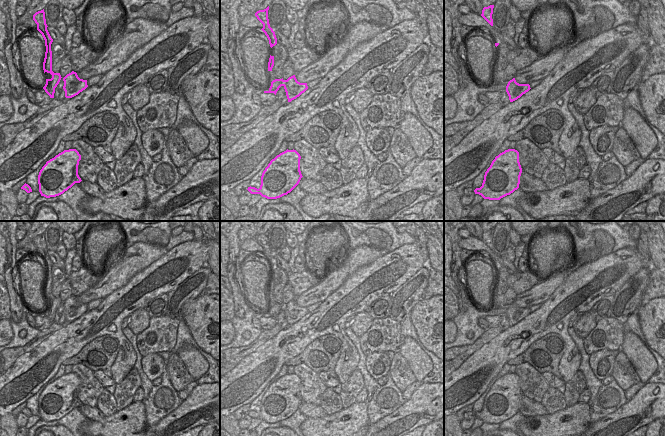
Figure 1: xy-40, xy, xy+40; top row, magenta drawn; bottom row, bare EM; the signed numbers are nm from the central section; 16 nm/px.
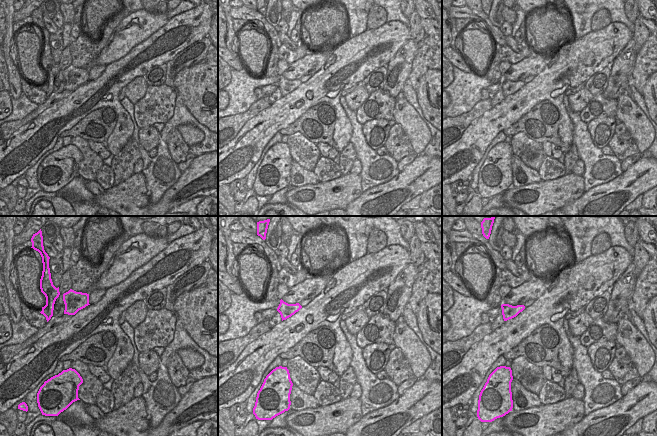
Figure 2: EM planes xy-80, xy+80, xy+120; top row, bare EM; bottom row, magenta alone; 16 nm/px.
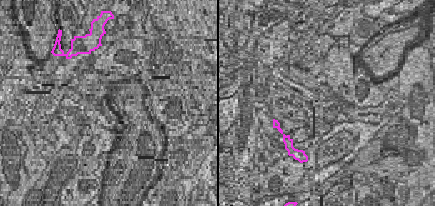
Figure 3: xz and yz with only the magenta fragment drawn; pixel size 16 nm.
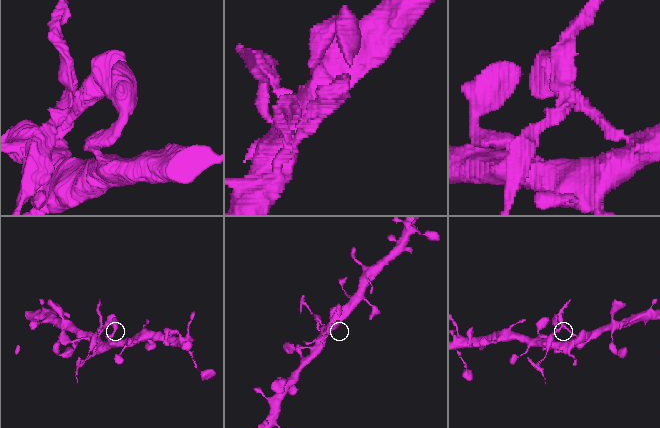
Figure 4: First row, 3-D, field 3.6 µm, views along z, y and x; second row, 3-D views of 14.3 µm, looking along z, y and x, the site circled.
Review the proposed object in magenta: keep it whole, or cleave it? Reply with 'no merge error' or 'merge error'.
merge error

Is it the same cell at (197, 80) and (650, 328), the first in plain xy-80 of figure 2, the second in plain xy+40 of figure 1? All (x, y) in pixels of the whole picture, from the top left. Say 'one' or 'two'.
one

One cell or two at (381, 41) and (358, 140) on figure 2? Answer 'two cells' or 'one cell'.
two cells

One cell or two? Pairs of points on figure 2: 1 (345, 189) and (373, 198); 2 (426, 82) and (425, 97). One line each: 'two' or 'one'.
1: two
2: one

